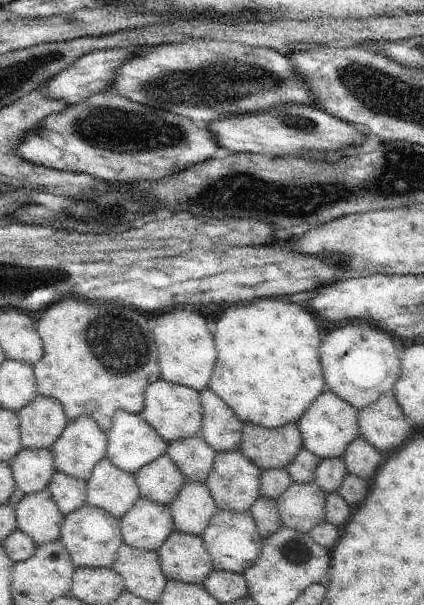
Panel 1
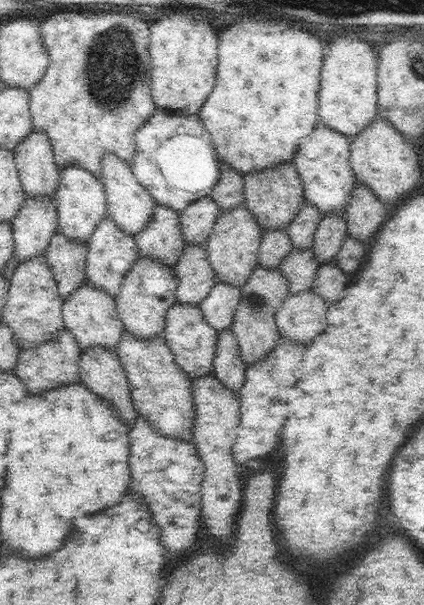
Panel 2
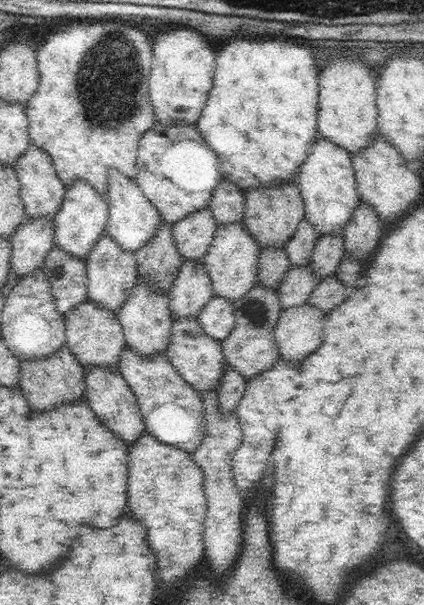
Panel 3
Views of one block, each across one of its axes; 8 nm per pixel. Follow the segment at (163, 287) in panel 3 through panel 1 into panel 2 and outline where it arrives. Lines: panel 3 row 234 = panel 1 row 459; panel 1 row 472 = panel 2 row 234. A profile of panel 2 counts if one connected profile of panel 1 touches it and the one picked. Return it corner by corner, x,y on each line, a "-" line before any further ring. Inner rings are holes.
156,203
150,222
134,239
140,257
150,257
175,268
186,245
179,212

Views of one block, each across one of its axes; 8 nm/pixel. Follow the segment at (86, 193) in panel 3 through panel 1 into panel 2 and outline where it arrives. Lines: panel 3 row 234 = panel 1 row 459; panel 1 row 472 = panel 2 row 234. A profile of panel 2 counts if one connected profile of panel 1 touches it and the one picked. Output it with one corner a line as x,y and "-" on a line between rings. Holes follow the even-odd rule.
68,165
59,170
58,188
54,201
57,204
57,232
75,241
86,243
94,229
107,214
107,198
103,179
80,165

